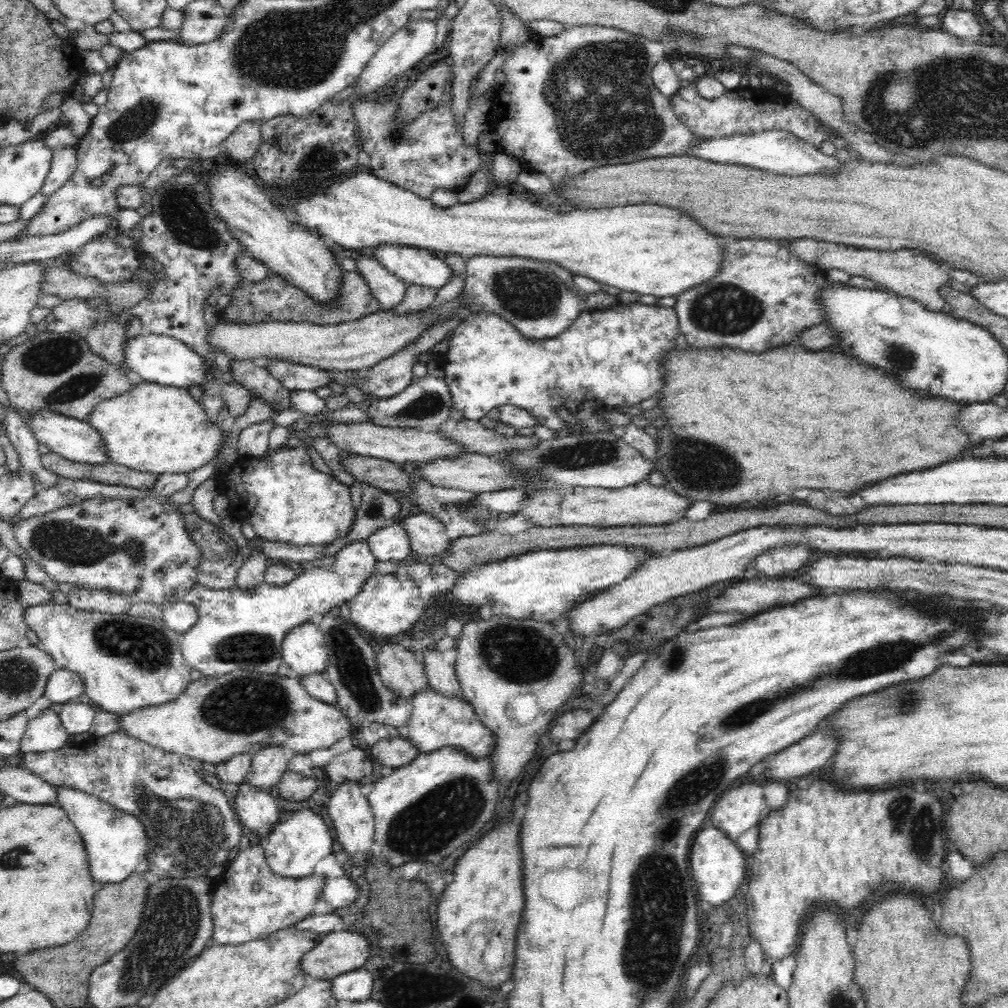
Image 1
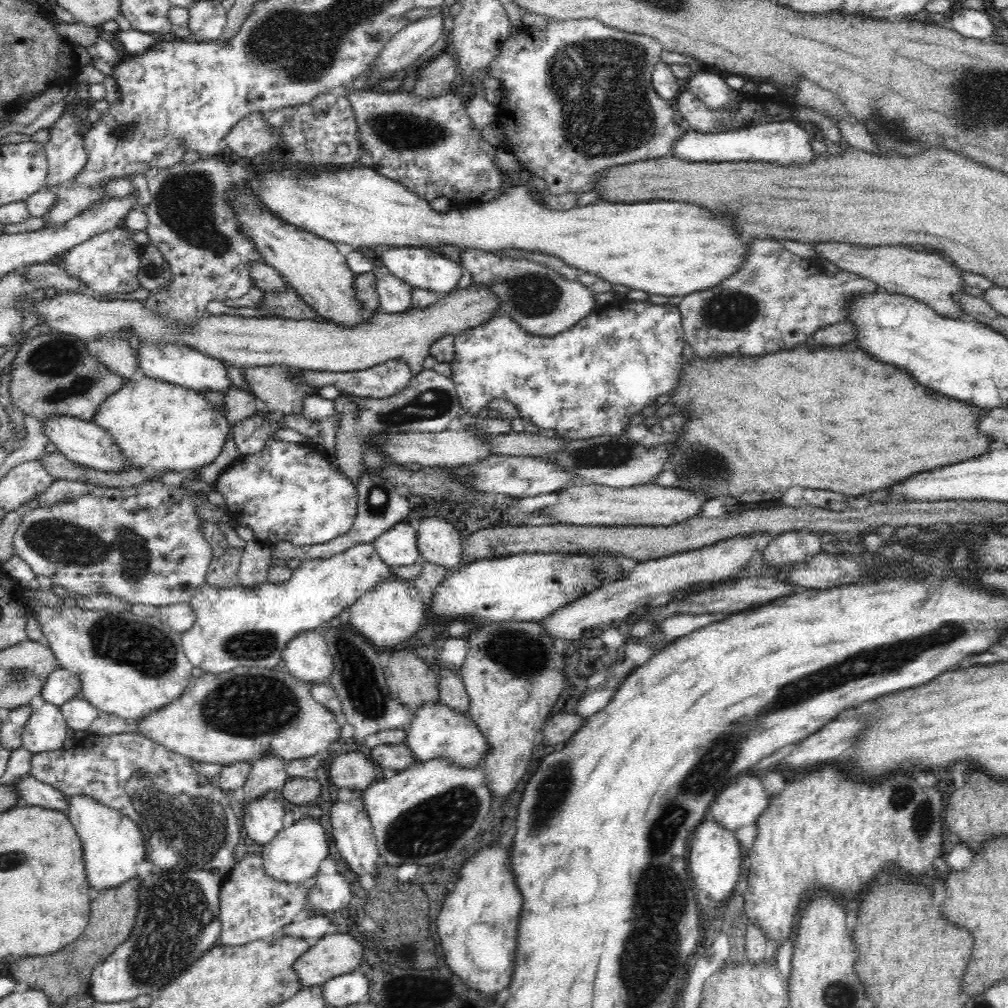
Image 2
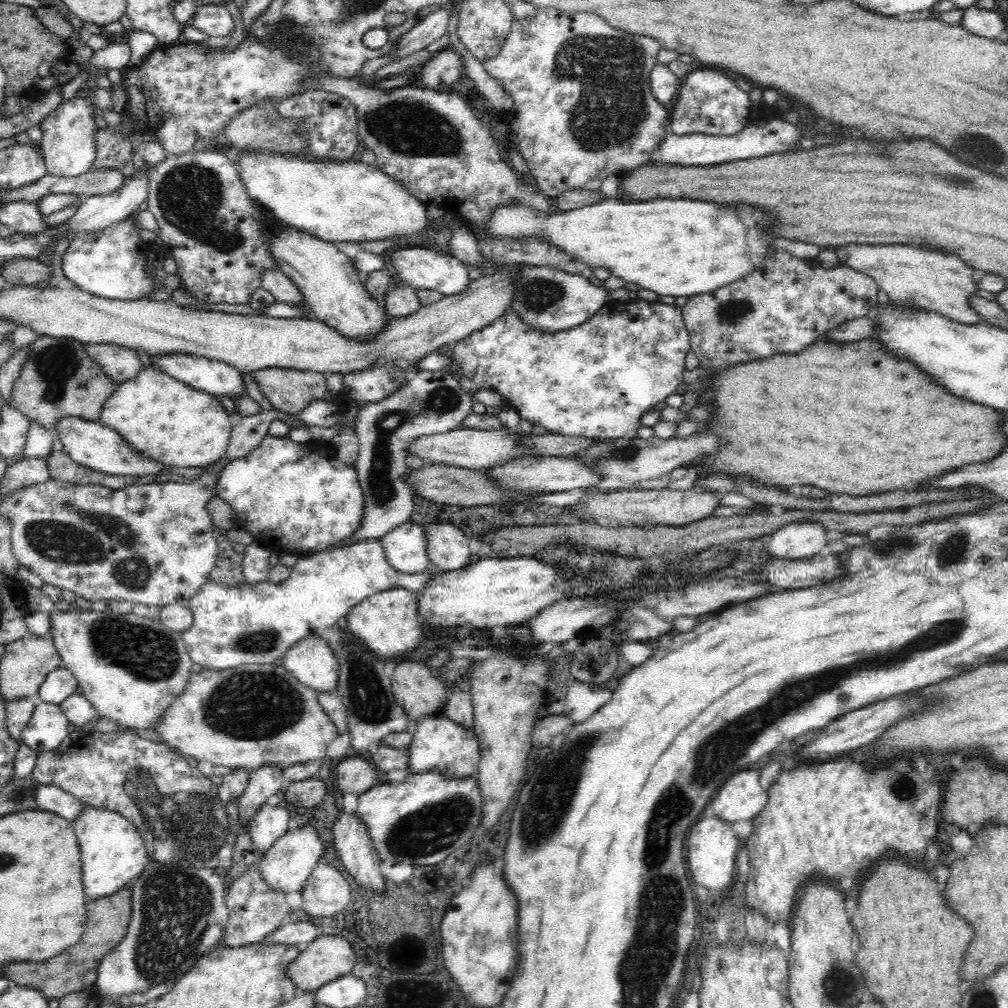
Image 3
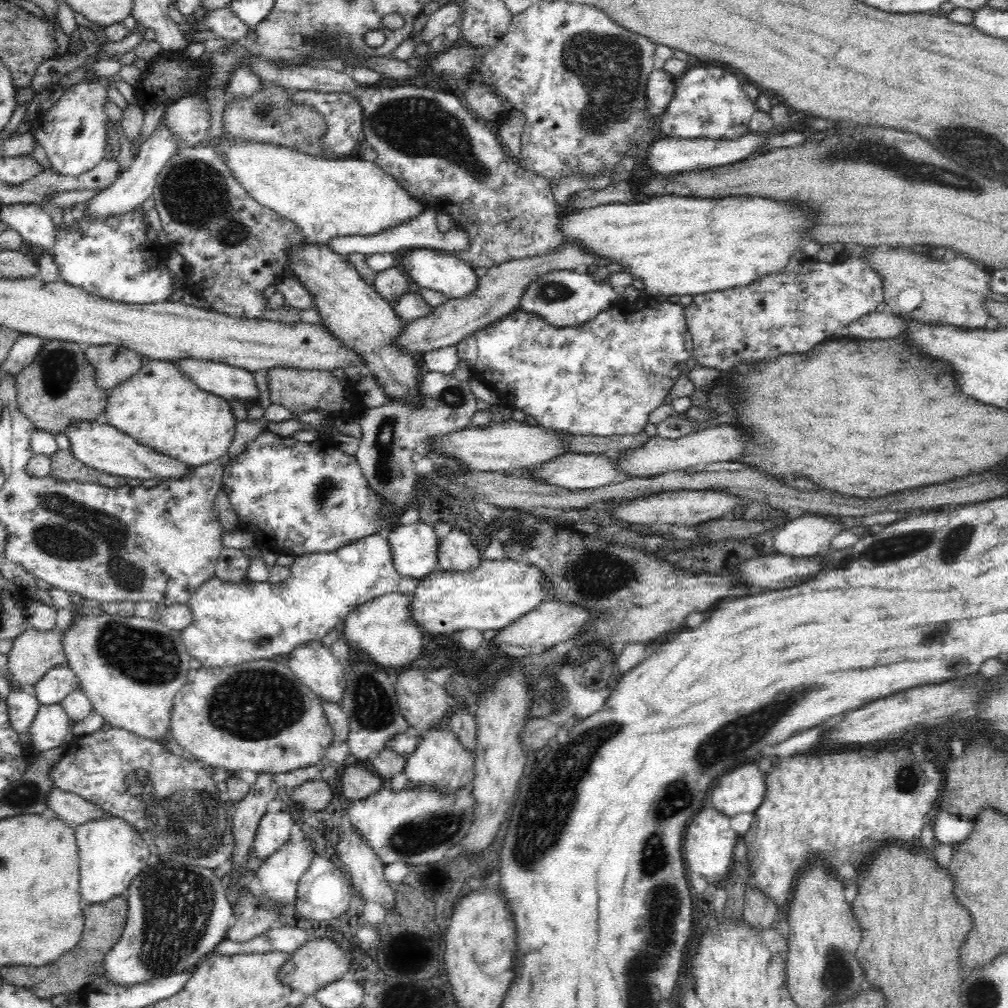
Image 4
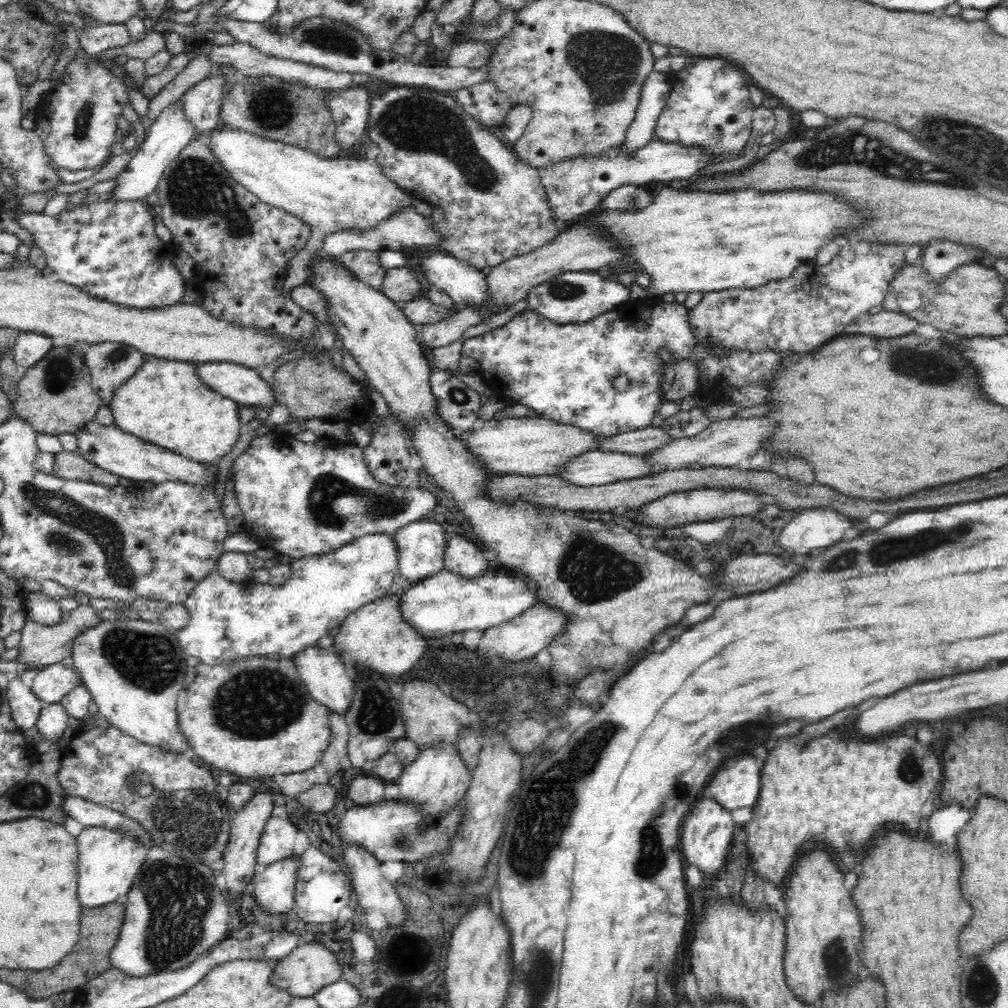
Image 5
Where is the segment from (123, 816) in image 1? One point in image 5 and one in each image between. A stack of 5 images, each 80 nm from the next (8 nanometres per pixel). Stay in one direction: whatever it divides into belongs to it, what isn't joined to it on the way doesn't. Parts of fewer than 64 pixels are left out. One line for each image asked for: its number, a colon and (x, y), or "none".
2: (114, 847)
3: (113, 853)
4: (112, 853)
5: (109, 860)

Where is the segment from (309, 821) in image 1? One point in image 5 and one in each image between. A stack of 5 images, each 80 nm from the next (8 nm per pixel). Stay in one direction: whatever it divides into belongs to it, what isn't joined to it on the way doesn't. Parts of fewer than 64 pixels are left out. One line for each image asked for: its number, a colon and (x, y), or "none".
2: (292, 856)
3: (288, 864)
4: (279, 876)
5: (274, 891)

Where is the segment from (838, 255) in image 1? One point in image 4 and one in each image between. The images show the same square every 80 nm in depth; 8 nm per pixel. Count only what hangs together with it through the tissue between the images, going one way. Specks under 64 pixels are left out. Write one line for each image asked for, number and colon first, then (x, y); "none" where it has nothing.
2: (932, 279)
3: (943, 283)
4: (953, 292)

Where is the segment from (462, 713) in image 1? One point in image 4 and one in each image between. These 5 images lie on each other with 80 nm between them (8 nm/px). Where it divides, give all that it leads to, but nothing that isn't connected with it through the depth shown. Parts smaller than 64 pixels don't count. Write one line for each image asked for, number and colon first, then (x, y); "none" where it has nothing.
2: (436, 731)
3: (438, 744)
4: (440, 760)

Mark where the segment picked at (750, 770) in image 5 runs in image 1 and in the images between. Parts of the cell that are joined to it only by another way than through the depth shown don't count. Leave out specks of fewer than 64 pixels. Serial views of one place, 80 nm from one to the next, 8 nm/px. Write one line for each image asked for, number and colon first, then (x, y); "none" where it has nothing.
1: (739, 809)
2: (736, 805)
3: (741, 797)
4: (742, 791)

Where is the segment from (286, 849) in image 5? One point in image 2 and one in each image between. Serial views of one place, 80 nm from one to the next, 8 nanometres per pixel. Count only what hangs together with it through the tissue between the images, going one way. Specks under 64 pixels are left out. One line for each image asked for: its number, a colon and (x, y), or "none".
2: (261, 817)
3: (270, 821)
4: (273, 831)

